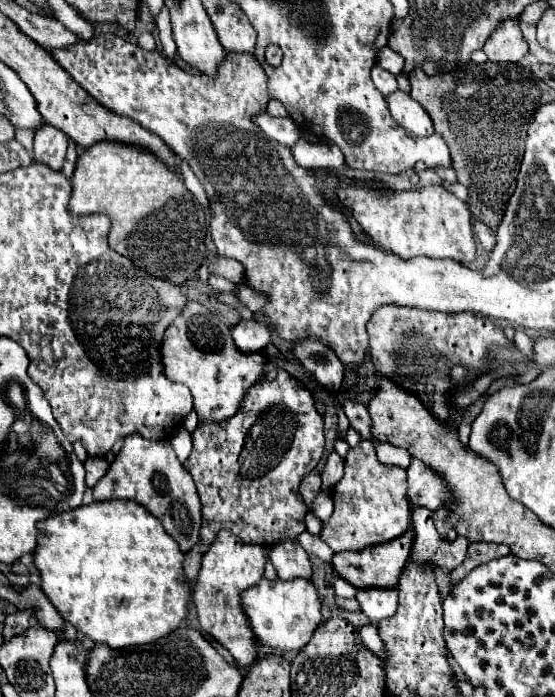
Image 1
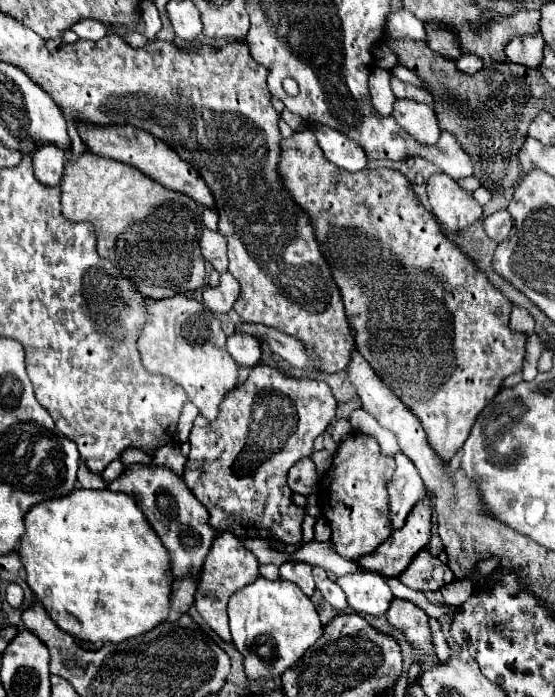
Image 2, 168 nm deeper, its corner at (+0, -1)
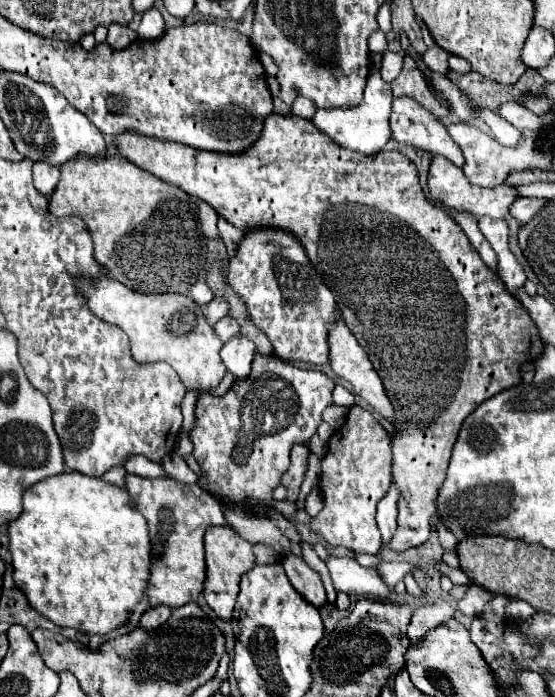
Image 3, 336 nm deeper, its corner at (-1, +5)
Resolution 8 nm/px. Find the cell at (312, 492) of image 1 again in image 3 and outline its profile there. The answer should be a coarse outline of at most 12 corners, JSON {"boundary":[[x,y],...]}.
{"boundary":[[296,444],[282,476],[288,500],[296,500],[306,474],[308,446]]}

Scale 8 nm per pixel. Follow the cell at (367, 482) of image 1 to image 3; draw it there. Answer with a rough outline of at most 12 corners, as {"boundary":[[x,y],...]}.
{"boundary":[[352,406],[328,440],[310,528],[378,554],[390,436]]}

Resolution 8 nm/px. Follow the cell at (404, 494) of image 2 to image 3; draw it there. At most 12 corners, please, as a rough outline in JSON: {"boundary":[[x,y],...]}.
{"boundary":[[392,482],[378,502],[376,522],[382,540],[396,530],[400,490]]}

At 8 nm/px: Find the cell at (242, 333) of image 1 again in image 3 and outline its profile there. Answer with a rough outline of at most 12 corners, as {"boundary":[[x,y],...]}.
{"boundary":[[242,334],[230,338],[220,352],[228,372],[250,374],[254,344]]}

